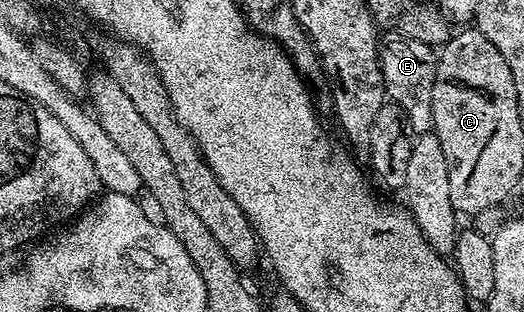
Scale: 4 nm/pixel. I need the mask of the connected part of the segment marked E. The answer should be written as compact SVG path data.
M387 32L379 43L379 63L383 69L386 97L407 114L407 122L416 135L432 133L431 105L435 83L437 54L421 40L404 38L398 32Z

